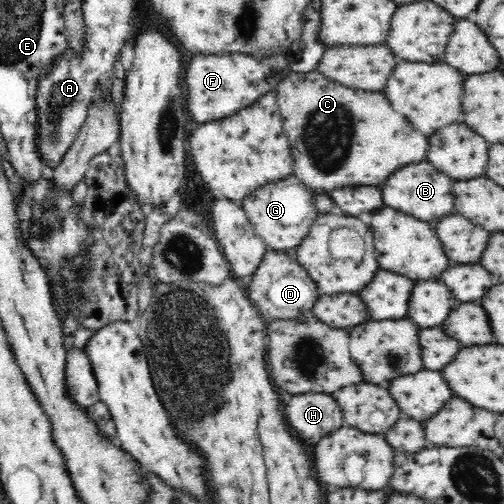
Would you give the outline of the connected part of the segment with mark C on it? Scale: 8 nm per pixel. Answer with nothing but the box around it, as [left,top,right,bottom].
[275,68,430,192]

